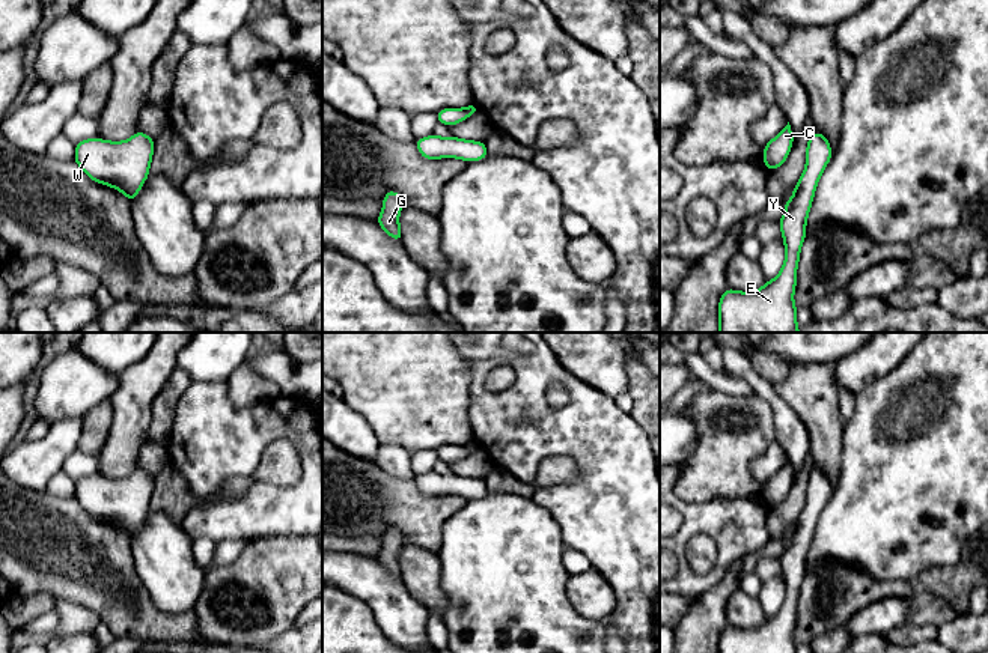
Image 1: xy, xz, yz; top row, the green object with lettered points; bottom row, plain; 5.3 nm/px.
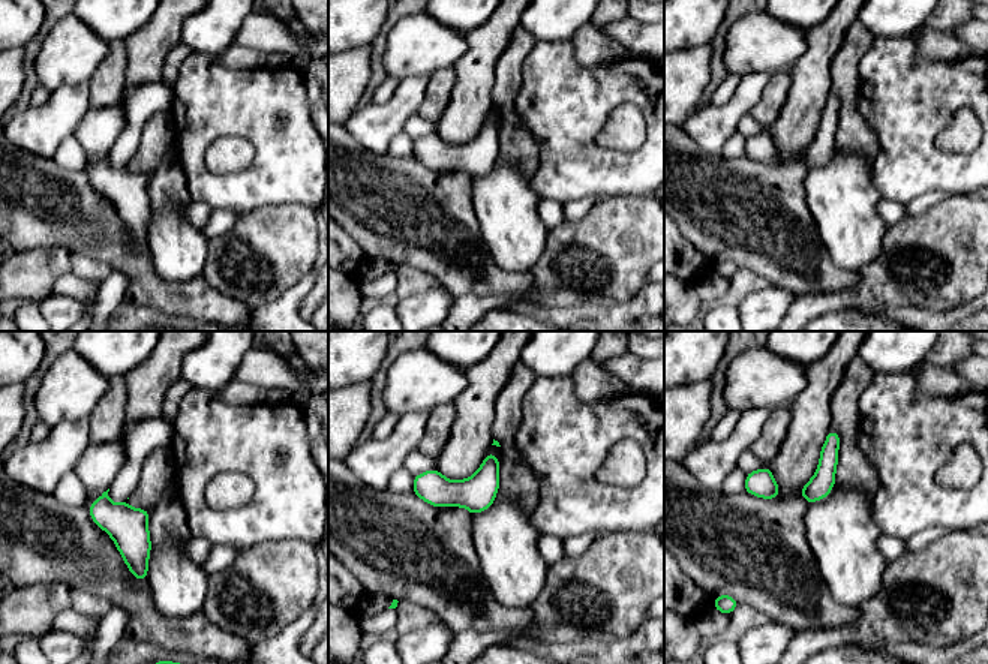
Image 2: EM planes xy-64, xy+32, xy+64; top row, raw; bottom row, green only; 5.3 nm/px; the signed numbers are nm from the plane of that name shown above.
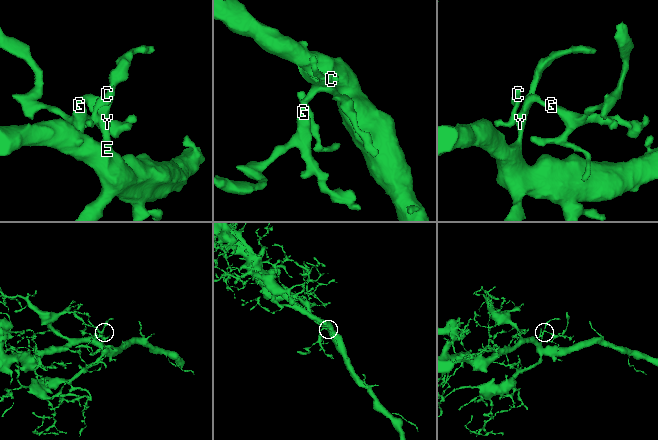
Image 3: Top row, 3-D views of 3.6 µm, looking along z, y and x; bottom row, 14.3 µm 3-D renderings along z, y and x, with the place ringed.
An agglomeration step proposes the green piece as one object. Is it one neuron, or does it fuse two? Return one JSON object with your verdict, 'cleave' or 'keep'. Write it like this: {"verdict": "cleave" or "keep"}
{"verdict": "keep"}

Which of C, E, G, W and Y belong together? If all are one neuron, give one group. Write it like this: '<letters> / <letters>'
C E G W Y

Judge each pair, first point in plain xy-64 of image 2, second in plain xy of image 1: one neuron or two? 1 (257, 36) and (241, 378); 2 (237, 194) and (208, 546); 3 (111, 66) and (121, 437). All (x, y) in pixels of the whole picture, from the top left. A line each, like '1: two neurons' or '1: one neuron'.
1: two neurons
2: two neurons
3: two neurons

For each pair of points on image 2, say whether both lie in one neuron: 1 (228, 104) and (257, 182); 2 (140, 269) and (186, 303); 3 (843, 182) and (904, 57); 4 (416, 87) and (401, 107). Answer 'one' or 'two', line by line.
1: one
2: one
3: two
4: one

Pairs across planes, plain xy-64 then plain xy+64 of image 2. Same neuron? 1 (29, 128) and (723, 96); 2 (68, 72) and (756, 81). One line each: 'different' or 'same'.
1: different
2: different

